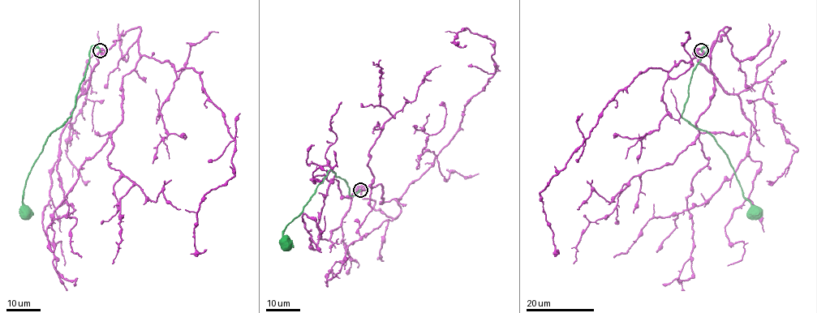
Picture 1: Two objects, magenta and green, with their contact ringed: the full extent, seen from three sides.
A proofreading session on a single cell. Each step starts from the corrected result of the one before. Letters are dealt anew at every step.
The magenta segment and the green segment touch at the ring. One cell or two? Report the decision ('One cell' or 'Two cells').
One cell

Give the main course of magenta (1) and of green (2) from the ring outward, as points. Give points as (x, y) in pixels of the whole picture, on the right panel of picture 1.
1: (701, 50), (710, 52), (730, 28), (719, 32), (708, 55), (639, 74), (539, 193), (556, 249)
2: (701, 50), (707, 47), (693, 71), (681, 117), (711, 135), (727, 156), (742, 195), (754, 212)

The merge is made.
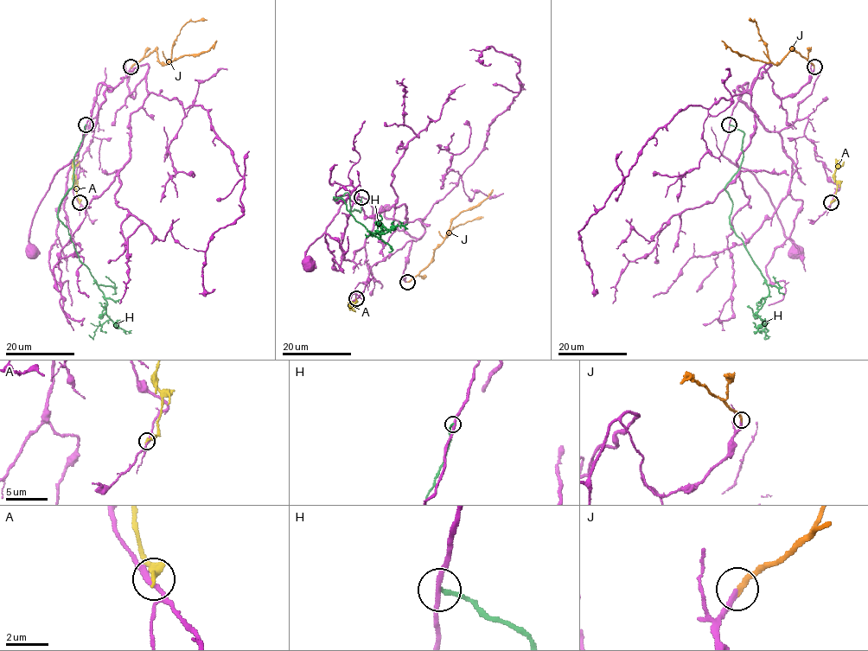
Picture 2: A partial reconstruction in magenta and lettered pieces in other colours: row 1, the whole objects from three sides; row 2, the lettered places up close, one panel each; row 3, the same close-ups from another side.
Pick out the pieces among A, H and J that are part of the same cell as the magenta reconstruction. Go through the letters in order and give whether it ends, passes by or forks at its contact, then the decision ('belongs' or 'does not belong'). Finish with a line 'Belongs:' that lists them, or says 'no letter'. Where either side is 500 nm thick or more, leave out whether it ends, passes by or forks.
A: it ends; does not belong
H: it ends; does not belong
J: it ends; belongs
Belongs: J

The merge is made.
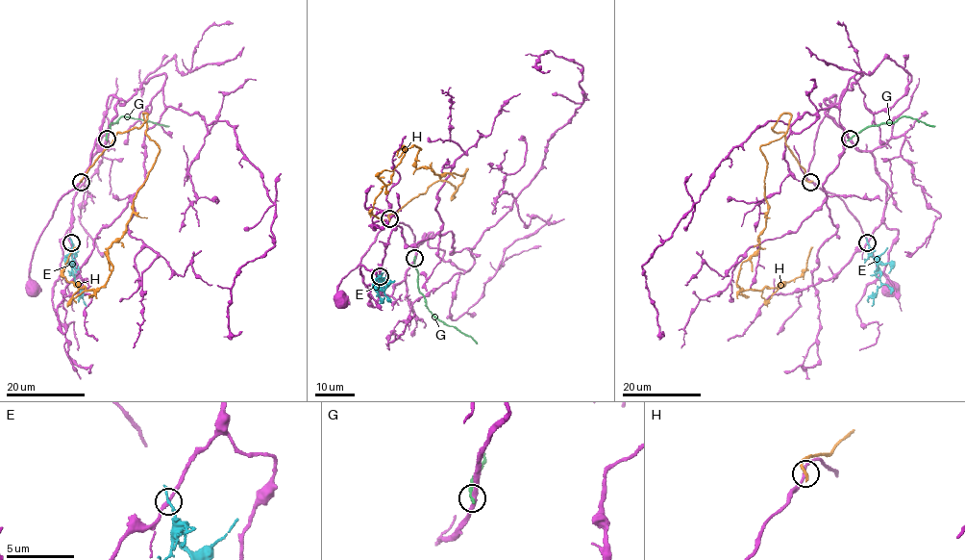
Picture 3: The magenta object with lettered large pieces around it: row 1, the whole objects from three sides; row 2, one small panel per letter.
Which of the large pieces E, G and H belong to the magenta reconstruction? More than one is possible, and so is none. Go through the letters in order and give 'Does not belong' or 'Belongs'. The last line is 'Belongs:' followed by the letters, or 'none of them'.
E: Does not belong
G: Does not belong
H: Does not belong
Belongs: none of them

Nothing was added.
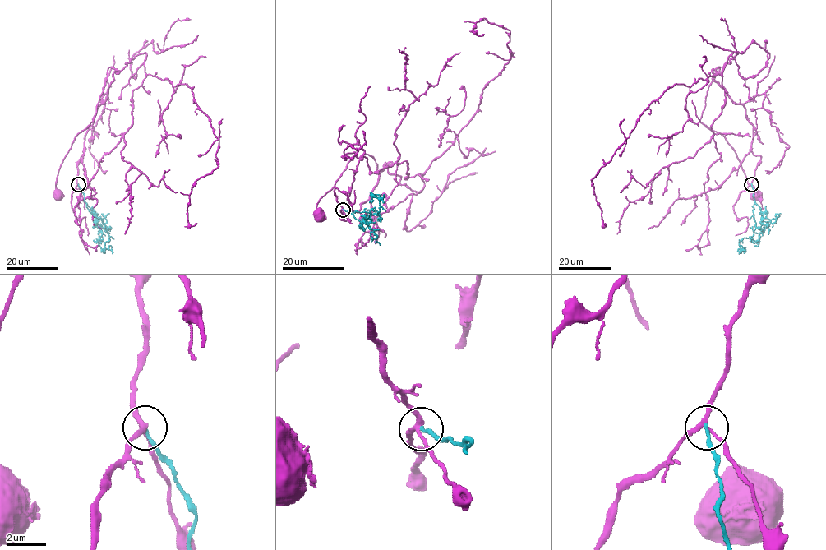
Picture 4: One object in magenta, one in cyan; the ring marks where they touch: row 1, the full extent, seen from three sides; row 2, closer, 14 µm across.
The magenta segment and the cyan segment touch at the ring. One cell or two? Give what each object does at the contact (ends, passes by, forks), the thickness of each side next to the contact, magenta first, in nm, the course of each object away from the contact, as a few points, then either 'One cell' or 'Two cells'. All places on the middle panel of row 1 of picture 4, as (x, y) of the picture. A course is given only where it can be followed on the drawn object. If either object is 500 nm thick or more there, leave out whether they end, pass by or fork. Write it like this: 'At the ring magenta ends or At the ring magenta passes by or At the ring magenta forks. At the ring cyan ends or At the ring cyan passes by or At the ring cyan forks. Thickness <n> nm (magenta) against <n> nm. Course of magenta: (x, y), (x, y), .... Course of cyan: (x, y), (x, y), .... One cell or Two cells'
At the ring magenta forks. At the ring cyan ends. Thickness 200 nm (magenta) against 180 nm. Course of magenta: (342, 210), (344, 220), (350, 209), (357, 212), (386, 167), (379, 172), (361, 148), (317, 202), (319, 214). Course of cyan: (342, 210), (351, 211), (351, 214), (356, 211), (377, 214), (380, 196), (374, 195), (382, 200), (379, 195). Two cells

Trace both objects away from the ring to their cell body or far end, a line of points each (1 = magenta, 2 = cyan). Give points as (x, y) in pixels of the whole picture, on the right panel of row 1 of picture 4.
1: (751, 184), (761, 158), (751, 151), (754, 126), (712, 78), (720, 67), (700, 121), (735, 151), (755, 195)
2: (751, 184), (755, 228), (751, 237), (739, 241), (739, 247), (743, 249), (739, 246)

